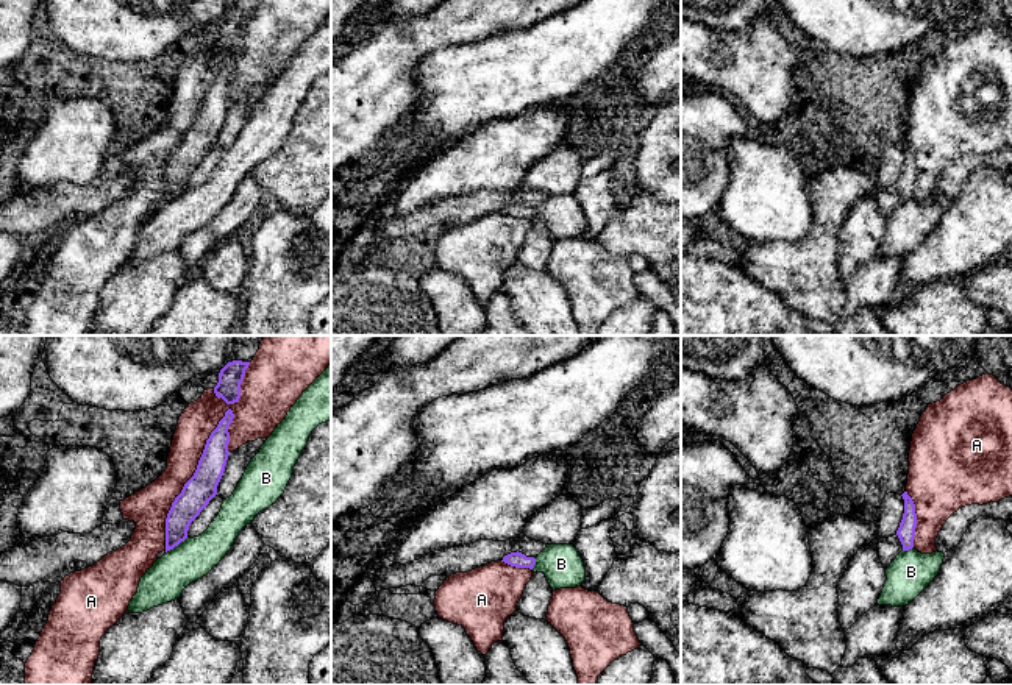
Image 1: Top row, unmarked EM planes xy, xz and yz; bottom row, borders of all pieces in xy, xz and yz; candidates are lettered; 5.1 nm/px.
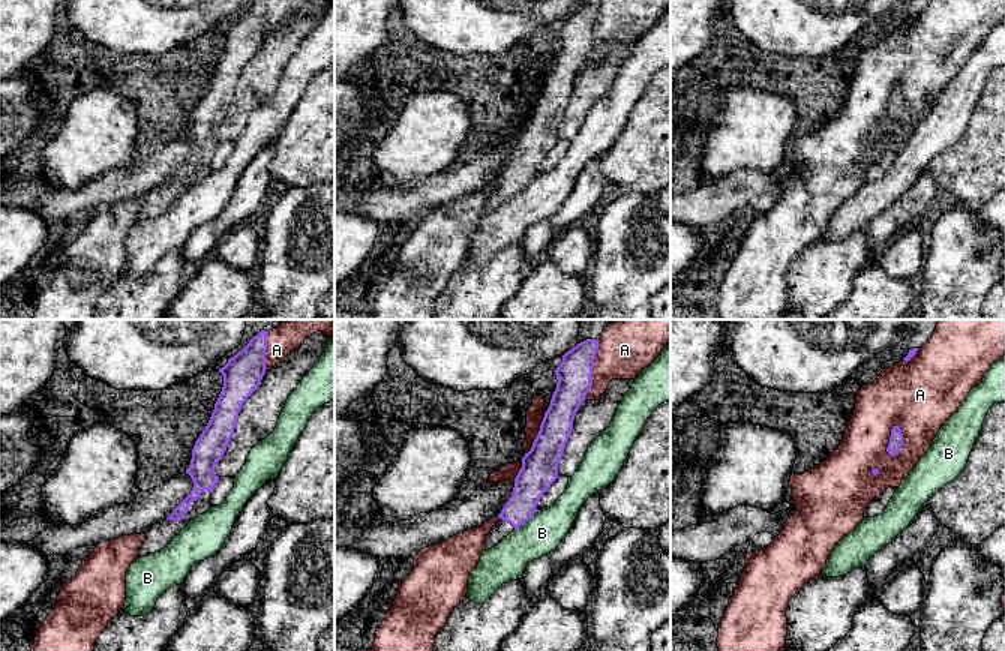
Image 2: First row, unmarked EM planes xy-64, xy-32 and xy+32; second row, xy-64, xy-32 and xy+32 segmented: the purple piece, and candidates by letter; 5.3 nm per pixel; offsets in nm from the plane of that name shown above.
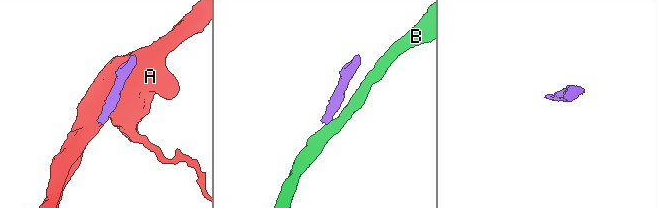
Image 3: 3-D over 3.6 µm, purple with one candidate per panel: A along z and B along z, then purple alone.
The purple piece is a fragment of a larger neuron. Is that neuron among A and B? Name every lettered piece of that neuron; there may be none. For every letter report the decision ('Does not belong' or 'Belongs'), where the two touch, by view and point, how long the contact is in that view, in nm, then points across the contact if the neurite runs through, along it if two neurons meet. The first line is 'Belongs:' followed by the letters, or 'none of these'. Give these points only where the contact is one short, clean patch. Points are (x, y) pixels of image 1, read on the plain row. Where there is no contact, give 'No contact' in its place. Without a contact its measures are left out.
Belongs: none of these
A: Does not belong. Touches purple at xy (189, 130). Shared border 800 nm
B: Does not belong. Touches purple at xy (177, 195). Shared border 150 nm. Boundary: xy (188, 188), (166, 203)

